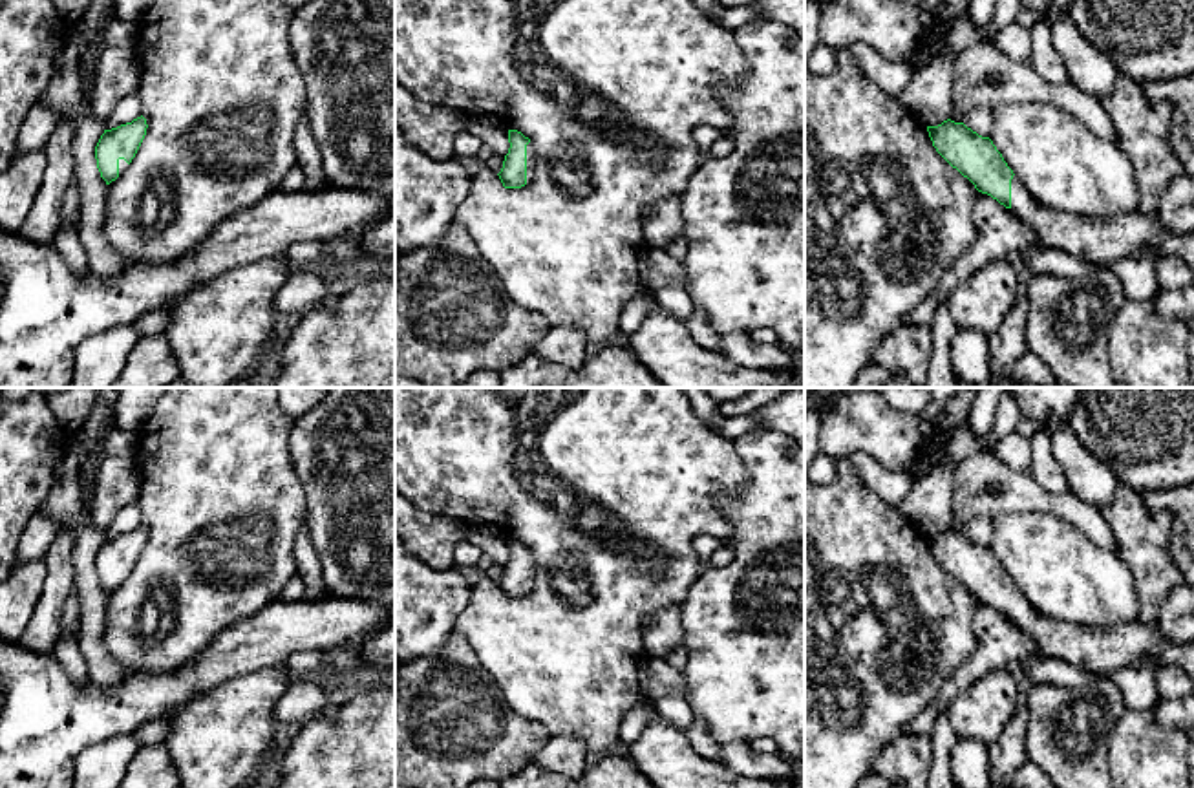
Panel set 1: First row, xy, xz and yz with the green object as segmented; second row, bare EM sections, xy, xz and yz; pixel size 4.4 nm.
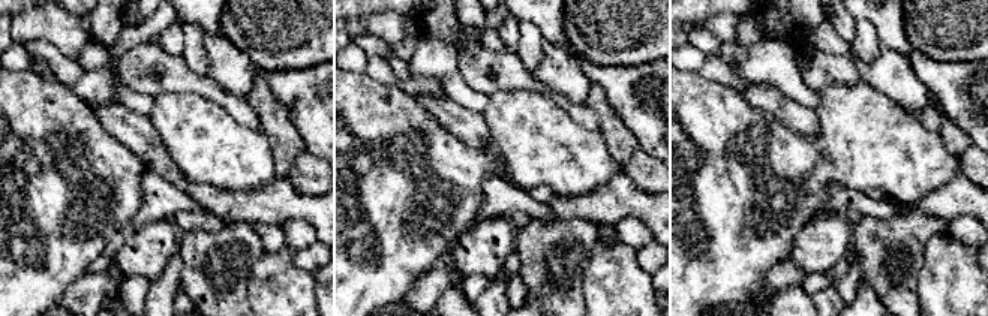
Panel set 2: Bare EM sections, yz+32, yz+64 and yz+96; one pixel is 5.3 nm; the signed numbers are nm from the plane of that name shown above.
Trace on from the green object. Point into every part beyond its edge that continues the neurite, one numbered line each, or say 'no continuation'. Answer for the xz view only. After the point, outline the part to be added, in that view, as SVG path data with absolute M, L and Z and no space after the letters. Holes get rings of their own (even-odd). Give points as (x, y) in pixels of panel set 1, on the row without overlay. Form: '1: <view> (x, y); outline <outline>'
1: xz (531, 562); outline M532 552L527 554L527 592L534 589L536 580L536 558Z

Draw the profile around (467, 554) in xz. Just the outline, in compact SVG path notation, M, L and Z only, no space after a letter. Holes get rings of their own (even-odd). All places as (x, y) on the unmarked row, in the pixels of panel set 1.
M468 539L457 543L455 554L453 554L453 567L459 570L472 569L477 565L483 552L472 545Z

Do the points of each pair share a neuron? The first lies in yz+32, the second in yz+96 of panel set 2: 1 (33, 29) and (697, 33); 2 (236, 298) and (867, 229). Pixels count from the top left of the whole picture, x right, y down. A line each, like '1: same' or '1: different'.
1: different
2: same

